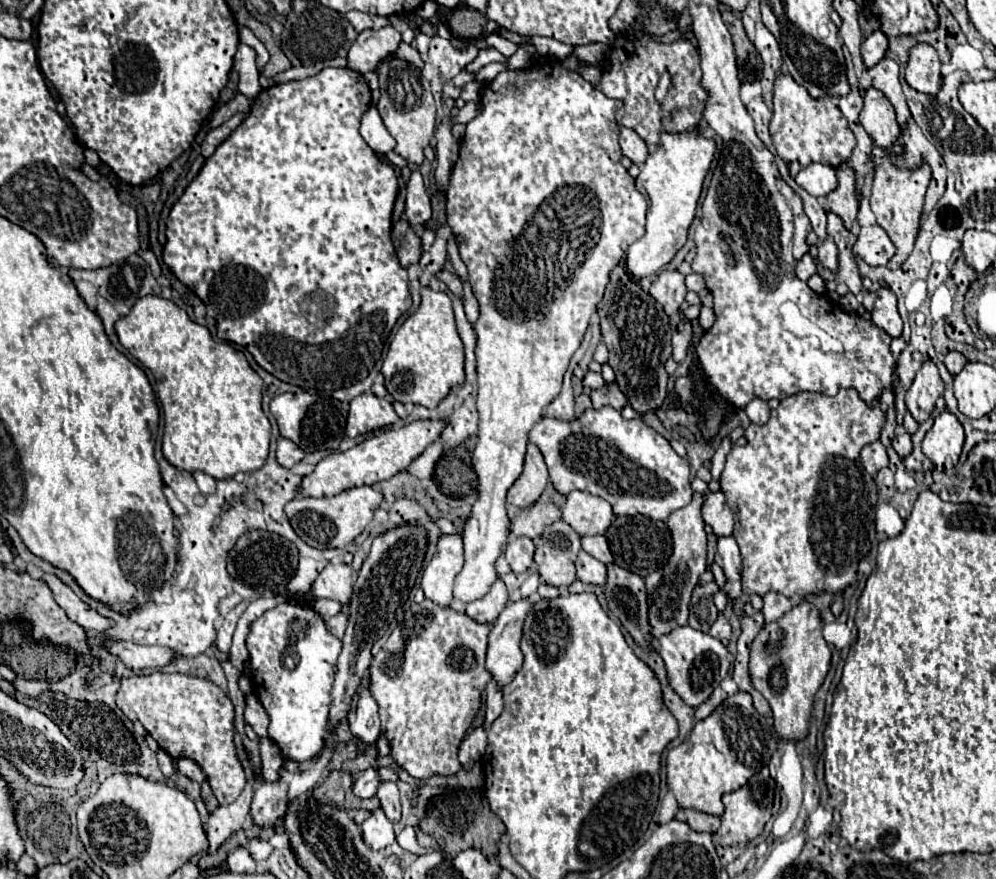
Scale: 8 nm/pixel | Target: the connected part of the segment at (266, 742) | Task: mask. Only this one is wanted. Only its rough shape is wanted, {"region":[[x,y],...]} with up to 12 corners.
{"region":[[261,739],[261,775],[279,779],[283,755],[271,739]]}

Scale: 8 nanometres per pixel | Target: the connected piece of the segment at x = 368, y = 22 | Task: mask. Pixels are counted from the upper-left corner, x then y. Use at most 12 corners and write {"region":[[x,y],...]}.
{"region":[[347,11],[345,17],[357,33],[377,27],[375,17],[363,11]]}

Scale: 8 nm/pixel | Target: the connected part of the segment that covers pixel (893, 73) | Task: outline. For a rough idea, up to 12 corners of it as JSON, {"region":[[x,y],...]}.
{"region":[[883,57],[869,67],[873,87],[891,101],[899,125],[911,113],[901,91],[897,61]]}

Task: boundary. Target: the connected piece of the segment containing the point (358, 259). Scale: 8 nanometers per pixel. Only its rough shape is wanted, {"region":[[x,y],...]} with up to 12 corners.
{"region":[[347,67],[263,89],[167,217],[217,337],[305,391],[411,307]]}

